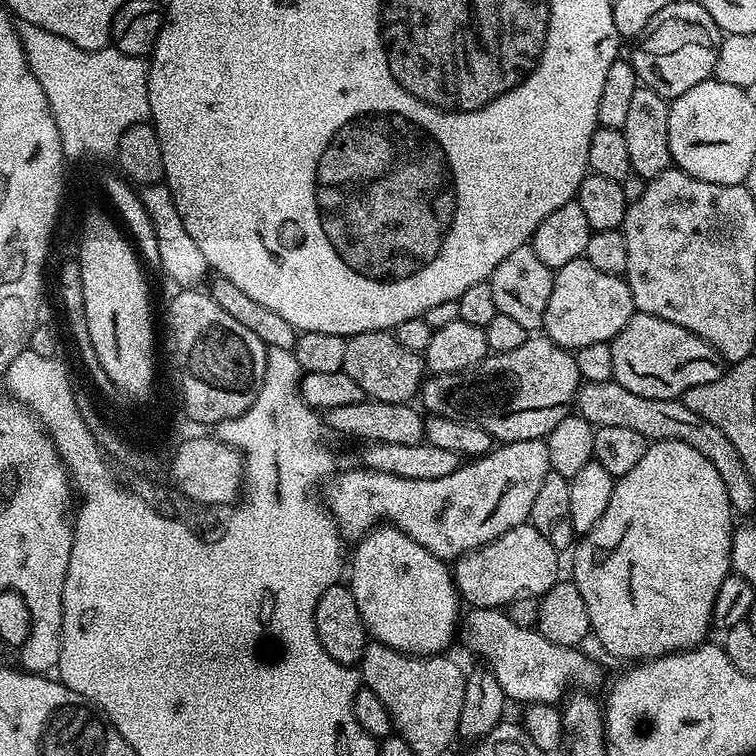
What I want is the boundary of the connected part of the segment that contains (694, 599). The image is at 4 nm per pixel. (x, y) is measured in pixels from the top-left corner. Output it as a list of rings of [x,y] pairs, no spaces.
[[[658,440],[649,443],[646,454],[630,470],[630,474],[619,477],[612,485],[610,502],[606,505],[606,514],[598,518],[598,522],[588,532],[579,537],[575,545],[576,557],[572,560],[570,579],[578,586],[578,594],[582,594],[582,602],[586,602],[586,614],[590,618],[590,632],[596,640],[612,656],[624,662],[640,662],[653,660],[655,656],[667,656],[672,652],[683,652],[685,648],[695,648],[705,643],[707,632],[712,628],[712,610],[714,598],[718,594],[718,586],[732,572],[732,533],[734,531],[734,509],[726,486],[714,470],[714,466],[694,446],[681,440]]]

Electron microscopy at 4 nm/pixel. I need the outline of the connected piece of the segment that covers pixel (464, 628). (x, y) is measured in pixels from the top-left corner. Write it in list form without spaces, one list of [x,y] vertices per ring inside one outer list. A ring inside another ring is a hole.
[[[472,608],[465,611],[462,623],[458,628],[458,636],[476,656],[481,656],[489,672],[498,678],[498,686],[502,686],[505,697],[509,701],[517,700],[520,706],[530,704],[555,704],[559,705],[573,690],[596,690],[600,683],[603,685],[604,672],[588,656],[580,653],[579,647],[567,648],[550,642],[536,628],[523,628],[518,622],[510,622],[507,611],[498,608]]]

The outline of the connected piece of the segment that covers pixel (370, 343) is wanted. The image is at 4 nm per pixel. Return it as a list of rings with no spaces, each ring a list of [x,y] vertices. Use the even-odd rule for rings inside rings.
[[[391,331],[363,332],[346,339],[346,362],[344,370],[358,382],[365,397],[378,402],[407,404],[417,399],[420,385],[426,379],[426,365],[421,353],[406,350]]]

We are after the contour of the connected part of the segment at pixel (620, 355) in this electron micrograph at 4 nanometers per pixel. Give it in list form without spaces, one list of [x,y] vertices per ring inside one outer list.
[[[637,312],[610,343],[614,354],[612,380],[642,398],[674,400],[683,397],[690,386],[706,386],[706,382],[717,381],[726,371],[720,353],[698,338],[698,334],[654,314]]]

